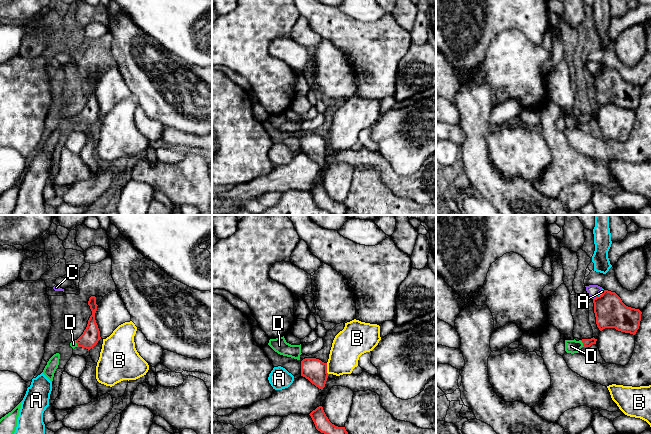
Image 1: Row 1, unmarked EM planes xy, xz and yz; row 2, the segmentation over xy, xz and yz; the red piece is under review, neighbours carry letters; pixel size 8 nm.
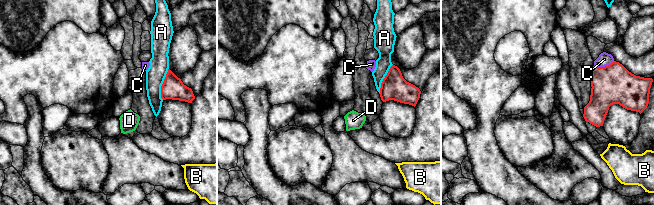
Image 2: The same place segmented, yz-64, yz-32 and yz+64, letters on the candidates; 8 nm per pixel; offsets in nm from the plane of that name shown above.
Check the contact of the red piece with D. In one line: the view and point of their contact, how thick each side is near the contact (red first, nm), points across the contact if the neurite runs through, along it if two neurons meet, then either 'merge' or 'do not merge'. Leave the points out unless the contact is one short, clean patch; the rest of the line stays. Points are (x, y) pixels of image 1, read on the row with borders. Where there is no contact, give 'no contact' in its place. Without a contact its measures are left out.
yz (582, 342) | 60/110 nm | across yz (586, 342), (582, 342), (571, 346) | merge

